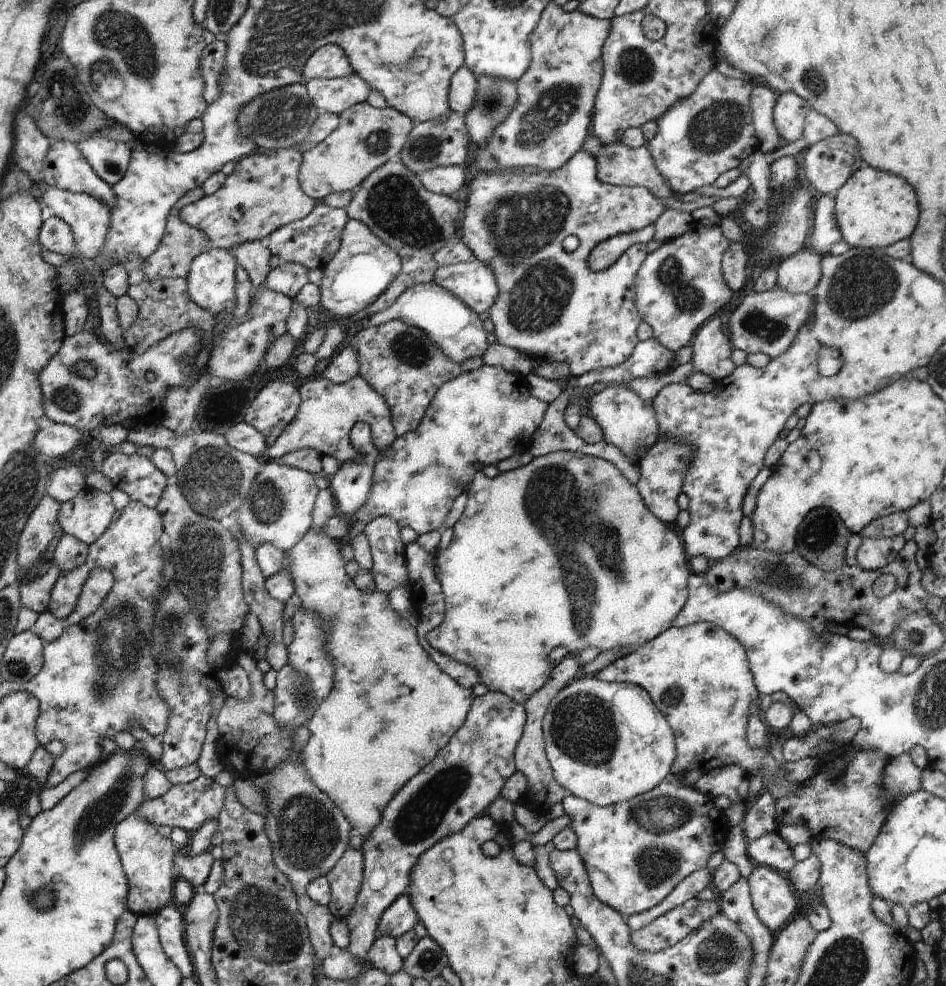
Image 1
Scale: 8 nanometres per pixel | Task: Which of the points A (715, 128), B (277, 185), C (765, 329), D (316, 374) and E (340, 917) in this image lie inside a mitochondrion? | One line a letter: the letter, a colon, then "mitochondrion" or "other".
A: mitochondrion
B: other
C: mitochondrion
D: other
E: other

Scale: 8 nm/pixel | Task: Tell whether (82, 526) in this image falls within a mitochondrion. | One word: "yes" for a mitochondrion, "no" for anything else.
no

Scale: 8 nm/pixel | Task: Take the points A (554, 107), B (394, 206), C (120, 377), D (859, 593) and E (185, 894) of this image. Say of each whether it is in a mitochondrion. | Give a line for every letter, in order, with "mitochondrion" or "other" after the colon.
A: mitochondrion
B: mitochondrion
C: other
D: other
E: other

